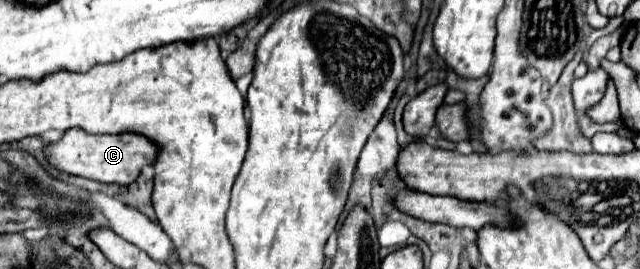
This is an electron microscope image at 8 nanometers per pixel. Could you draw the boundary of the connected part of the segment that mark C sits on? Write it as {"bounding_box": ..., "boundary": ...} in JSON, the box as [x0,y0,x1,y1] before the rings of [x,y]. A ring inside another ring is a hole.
{"bounding_box":[47,129,159,185],"boundary":[[[69,129],[65,137],[57,143],[51,143],[47,147],[47,157],[51,165],[65,173],[81,175],[85,179],[95,179],[101,183],[117,183],[117,185],[129,185],[133,183],[143,165],[153,165],[157,161],[159,147],[137,133],[117,133],[117,135],[93,135],[83,129]]]}

